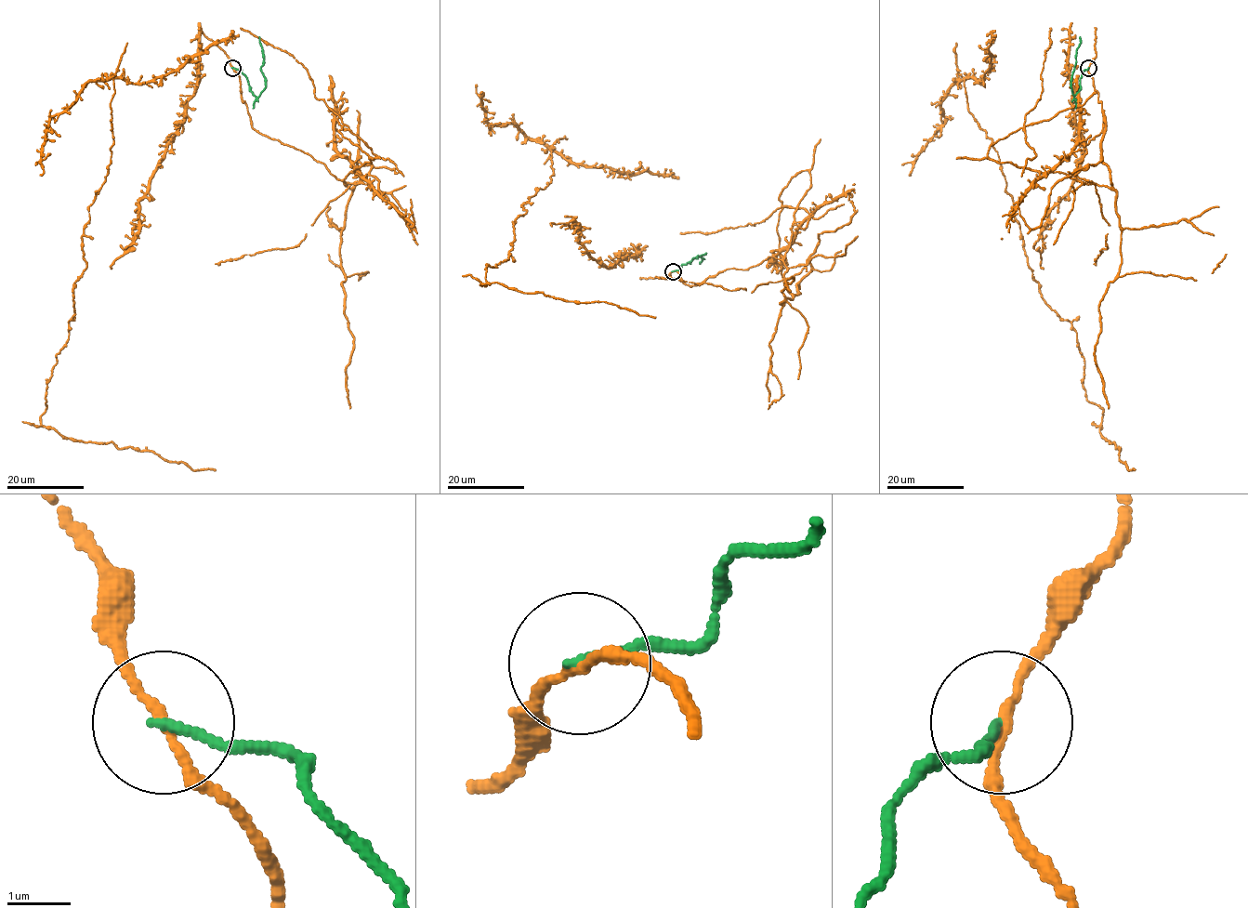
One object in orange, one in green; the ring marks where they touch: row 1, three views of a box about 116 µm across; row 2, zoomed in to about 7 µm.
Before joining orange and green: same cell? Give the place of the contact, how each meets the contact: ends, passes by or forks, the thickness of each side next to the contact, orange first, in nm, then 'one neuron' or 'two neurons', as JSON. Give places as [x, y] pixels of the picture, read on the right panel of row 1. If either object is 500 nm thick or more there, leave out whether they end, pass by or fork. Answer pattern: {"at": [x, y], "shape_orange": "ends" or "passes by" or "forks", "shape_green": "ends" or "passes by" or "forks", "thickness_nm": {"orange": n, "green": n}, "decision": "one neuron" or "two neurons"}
{"at": [1088, 68], "shape_orange": "passes by", "shape_green": "ends", "thickness_nm": {"orange": 140, "green": 130}, "decision": "two neurons"}

